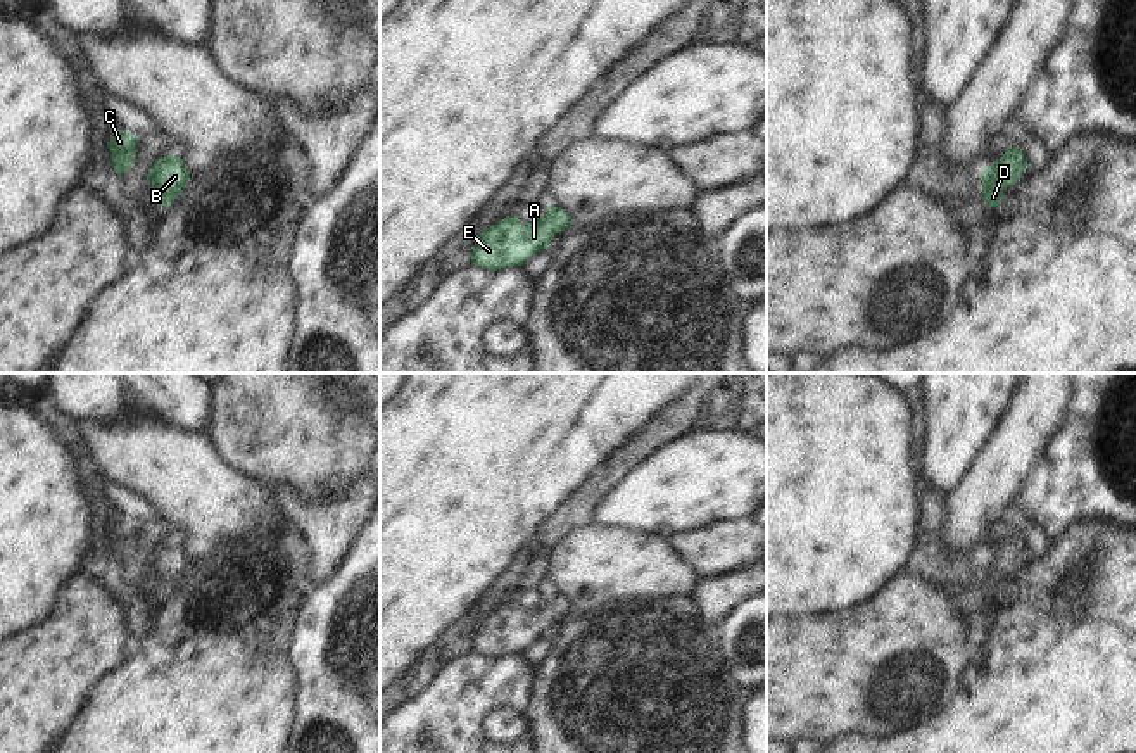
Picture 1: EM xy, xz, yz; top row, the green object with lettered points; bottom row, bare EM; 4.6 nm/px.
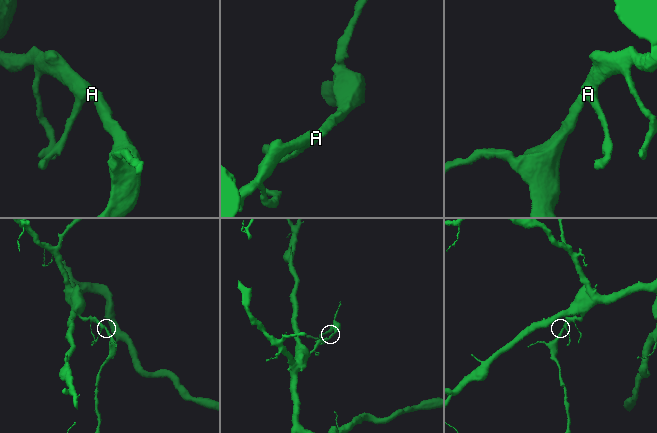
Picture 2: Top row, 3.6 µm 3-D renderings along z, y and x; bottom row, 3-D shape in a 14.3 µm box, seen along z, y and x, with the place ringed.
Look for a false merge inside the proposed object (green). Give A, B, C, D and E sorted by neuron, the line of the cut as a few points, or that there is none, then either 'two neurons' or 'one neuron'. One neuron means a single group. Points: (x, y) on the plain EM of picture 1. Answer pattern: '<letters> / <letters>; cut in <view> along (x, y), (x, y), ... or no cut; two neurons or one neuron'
A B C D E; no cut; one neuron

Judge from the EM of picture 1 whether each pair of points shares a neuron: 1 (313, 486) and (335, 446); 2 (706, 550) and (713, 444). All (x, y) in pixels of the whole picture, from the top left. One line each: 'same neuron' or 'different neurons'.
1: same neuron
2: different neurons

